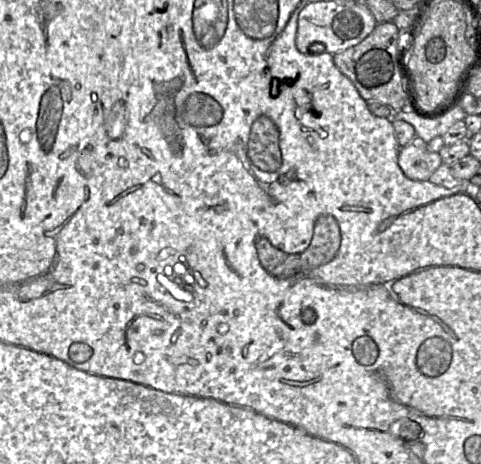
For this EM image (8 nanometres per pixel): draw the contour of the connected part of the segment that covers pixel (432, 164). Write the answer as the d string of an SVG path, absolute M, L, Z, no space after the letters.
M417 135L399 150L398 165L411 180L429 180L442 163L439 152L430 151L428 143Z

